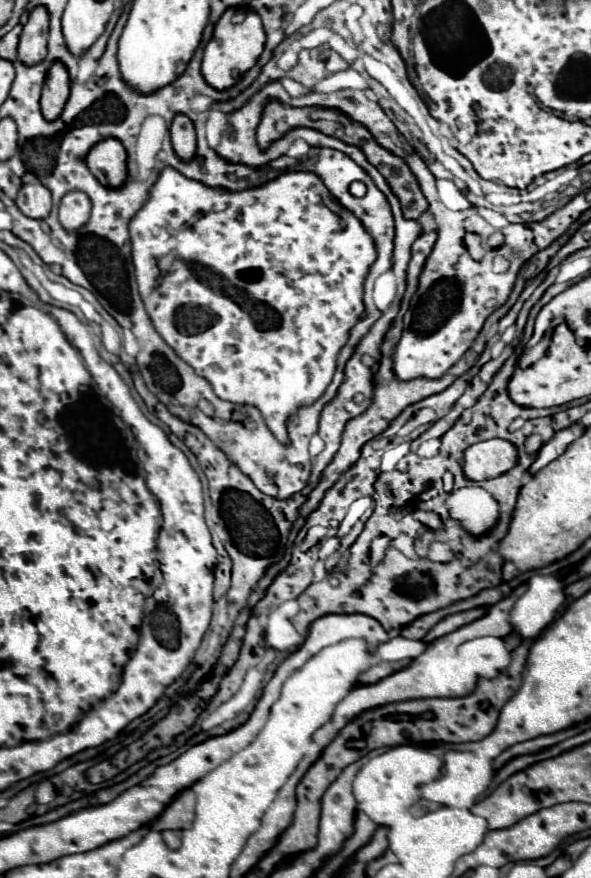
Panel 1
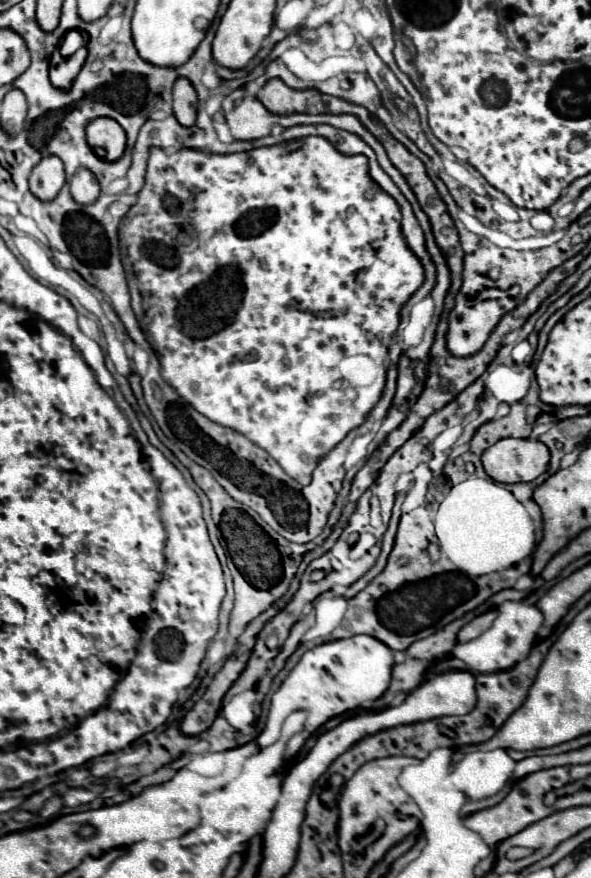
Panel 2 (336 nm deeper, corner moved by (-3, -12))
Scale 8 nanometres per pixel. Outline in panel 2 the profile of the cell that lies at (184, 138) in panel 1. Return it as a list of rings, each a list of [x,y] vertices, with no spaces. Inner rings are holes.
[[[178,79],[174,83],[174,117],[182,127],[192,127],[196,121],[198,97],[188,79]]]

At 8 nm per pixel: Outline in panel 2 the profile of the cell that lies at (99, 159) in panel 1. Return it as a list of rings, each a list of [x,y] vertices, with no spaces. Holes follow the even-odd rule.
[[[94,119],[86,127],[88,145],[104,161],[118,161],[126,149],[126,133],[114,119]]]

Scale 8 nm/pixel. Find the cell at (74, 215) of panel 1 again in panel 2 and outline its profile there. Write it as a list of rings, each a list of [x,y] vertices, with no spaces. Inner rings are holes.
[[[80,169],[70,179],[70,193],[78,205],[92,205],[100,195],[100,185],[88,169]]]

